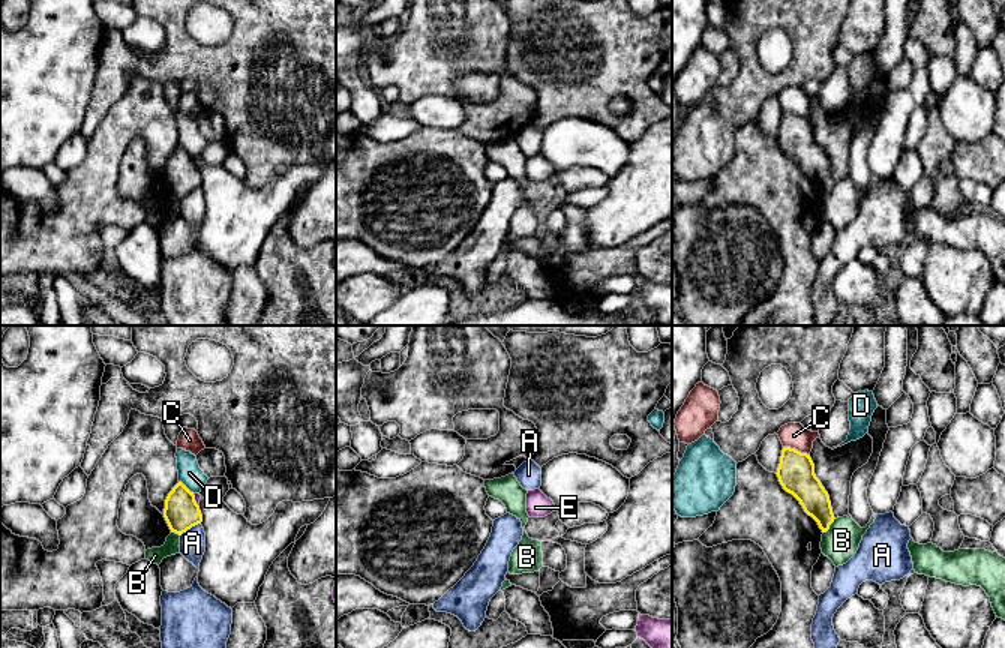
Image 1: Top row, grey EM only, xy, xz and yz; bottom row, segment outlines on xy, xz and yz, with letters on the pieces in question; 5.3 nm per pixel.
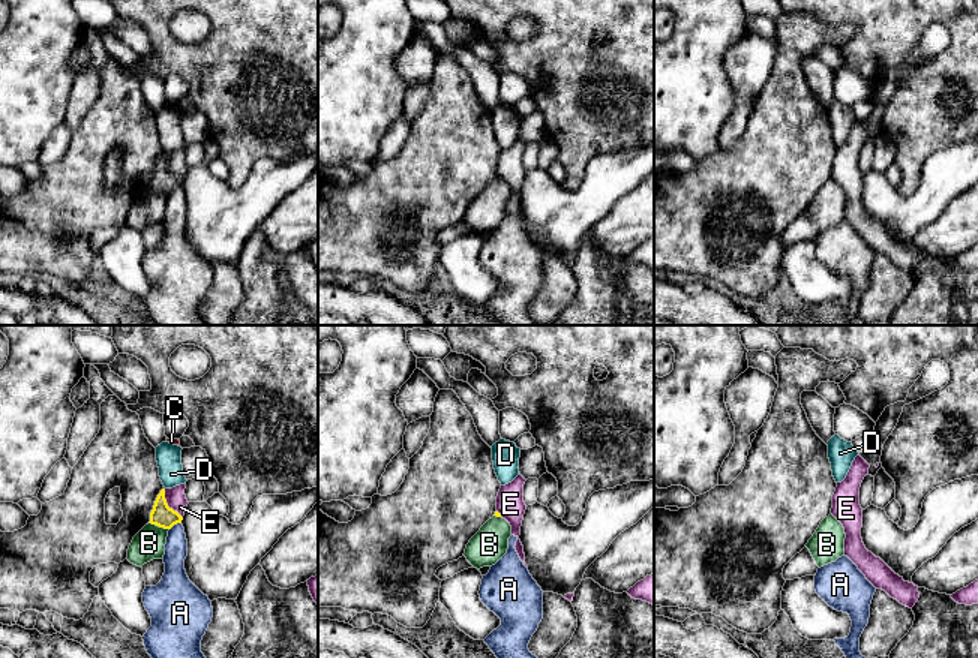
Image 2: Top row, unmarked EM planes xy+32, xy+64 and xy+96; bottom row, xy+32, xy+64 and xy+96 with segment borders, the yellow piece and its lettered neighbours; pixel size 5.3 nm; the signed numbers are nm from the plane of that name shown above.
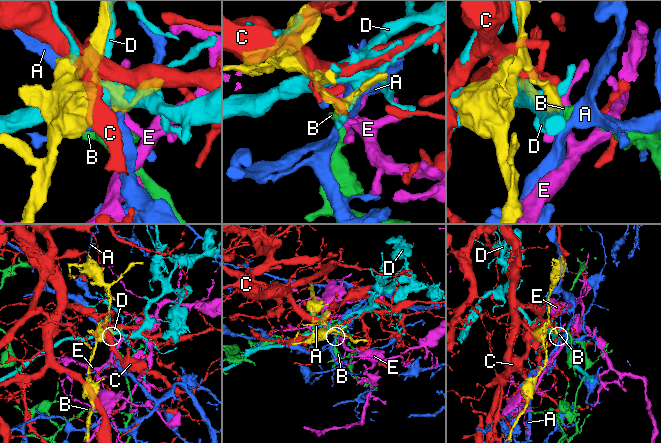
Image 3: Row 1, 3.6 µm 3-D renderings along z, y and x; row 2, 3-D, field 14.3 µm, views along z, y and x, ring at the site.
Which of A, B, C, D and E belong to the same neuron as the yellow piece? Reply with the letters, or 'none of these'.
none of these

